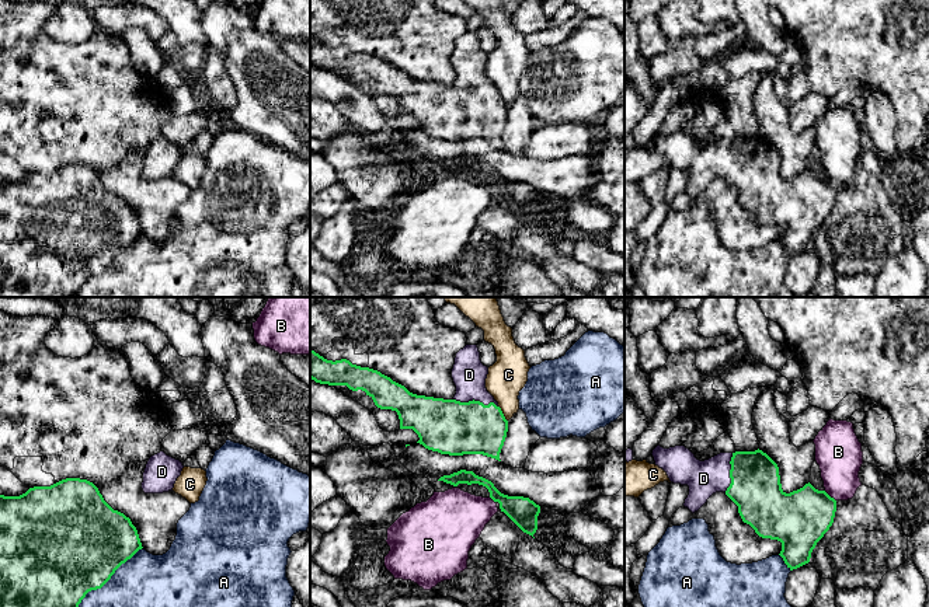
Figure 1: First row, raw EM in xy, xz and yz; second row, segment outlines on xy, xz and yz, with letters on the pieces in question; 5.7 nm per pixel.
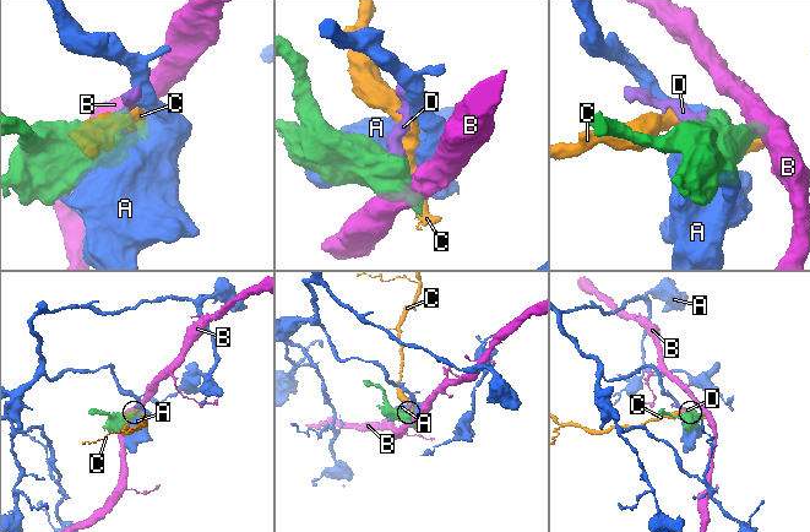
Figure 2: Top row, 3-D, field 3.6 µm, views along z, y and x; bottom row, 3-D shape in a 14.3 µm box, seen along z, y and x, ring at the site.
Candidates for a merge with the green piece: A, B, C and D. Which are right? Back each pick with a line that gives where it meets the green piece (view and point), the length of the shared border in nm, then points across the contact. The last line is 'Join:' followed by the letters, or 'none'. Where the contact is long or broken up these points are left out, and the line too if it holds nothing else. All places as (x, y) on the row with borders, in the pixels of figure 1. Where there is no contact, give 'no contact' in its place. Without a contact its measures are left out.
D: xz (476, 401) | 260 nm | across xz (448, 426), (476, 401), (470, 393), (469, 374)
Join: D

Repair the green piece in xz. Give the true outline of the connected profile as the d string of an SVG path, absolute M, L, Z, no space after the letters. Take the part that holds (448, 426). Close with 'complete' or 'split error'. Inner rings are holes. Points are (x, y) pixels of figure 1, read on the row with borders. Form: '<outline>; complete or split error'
M466 345L456 353L452 378L456 394L452 400L417 395L390 377L369 367L352 364L347 359L327 360L310 349L310 378L320 384L347 386L352 391L362 390L380 409L396 411L400 429L413 429L425 449L449 456L483 454L500 460L508 421L498 402L486 388L488 367L480 360L477 345Z; split error

